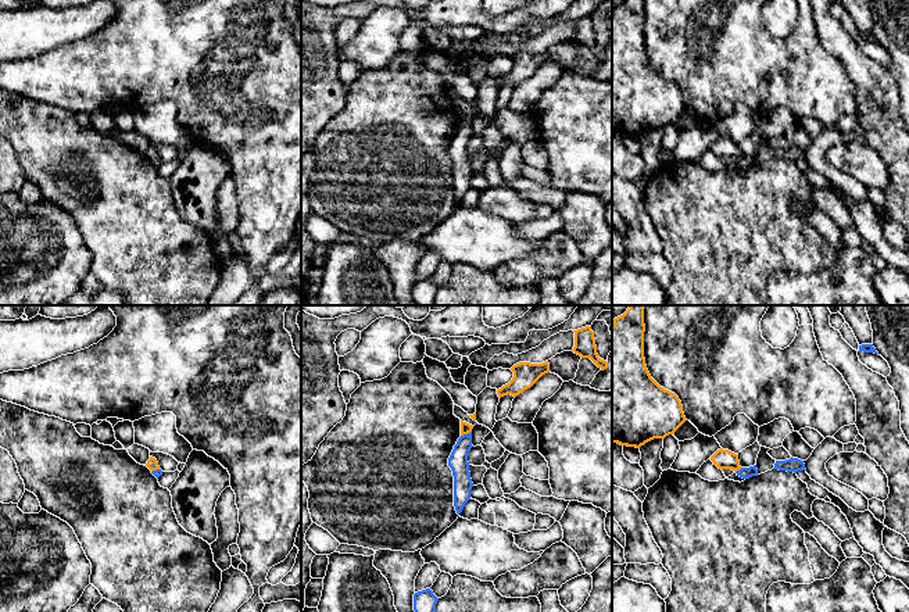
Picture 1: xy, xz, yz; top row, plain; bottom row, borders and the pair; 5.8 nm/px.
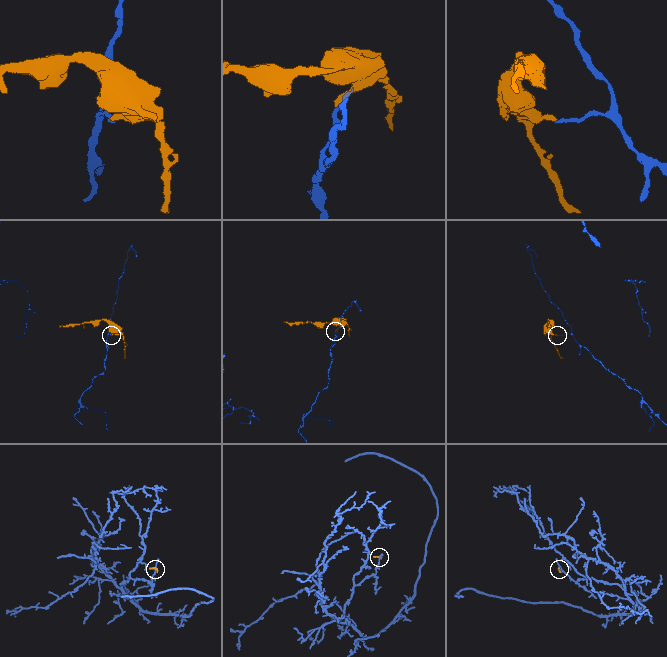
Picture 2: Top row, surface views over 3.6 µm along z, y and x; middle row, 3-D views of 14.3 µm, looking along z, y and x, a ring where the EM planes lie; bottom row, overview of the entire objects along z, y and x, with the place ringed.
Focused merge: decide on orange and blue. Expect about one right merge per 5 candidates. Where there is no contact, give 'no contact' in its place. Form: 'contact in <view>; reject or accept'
contact in xz; reject

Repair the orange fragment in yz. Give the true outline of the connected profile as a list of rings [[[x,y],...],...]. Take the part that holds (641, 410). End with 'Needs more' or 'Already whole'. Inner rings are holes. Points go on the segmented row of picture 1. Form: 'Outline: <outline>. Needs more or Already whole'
Outline: [[[630,305],[627,311],[613,319],[612,325],[612,443],[640,448],[654,439],[665,439],[687,420],[679,397],[661,387],[649,375],[644,358],[644,308]]]. Already whole

